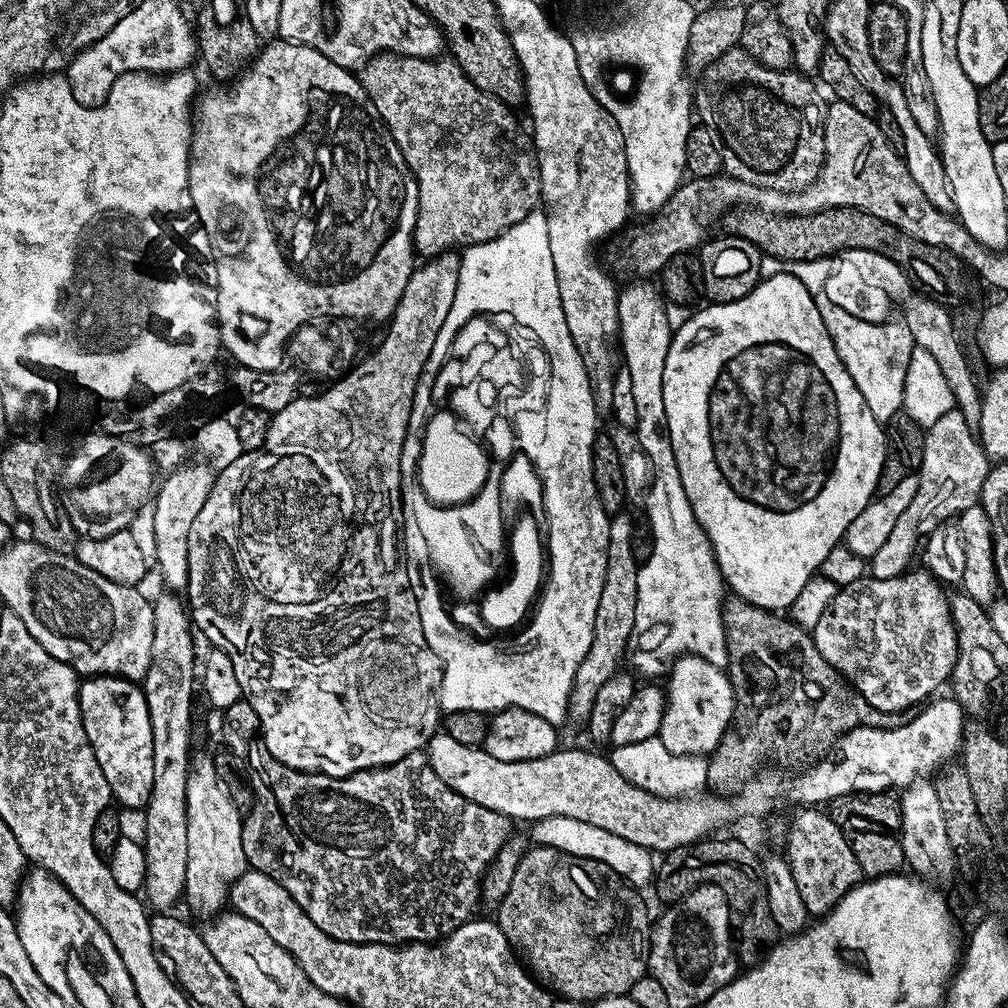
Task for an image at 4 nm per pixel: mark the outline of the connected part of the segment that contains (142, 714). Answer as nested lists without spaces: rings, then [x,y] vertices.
[[[94,676],[81,683],[79,701],[82,726],[94,750],[94,758],[98,758],[98,766],[102,766],[102,774],[106,774],[112,800],[121,809],[147,808],[150,790],[154,786],[154,734],[150,726],[150,710],[146,706],[143,687],[131,680],[124,680],[121,676]]]

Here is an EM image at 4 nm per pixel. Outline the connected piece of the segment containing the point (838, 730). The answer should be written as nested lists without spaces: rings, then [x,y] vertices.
[[[739,598],[725,599],[722,611],[728,655],[726,671],[736,705],[731,724],[708,760],[707,787],[713,793],[728,794],[739,789],[761,771],[764,765],[760,764],[768,759],[800,760],[804,756],[804,748],[831,749],[845,732],[852,732],[855,728],[897,728],[904,724],[905,713],[883,712],[870,706],[870,702],[866,702],[866,698],[862,698],[862,694],[834,666],[830,666],[826,658],[822,658],[818,646],[812,641],[811,631],[800,627],[787,615],[759,608]]]

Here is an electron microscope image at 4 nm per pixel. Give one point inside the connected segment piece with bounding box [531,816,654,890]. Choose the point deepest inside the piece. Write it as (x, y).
(633, 863)

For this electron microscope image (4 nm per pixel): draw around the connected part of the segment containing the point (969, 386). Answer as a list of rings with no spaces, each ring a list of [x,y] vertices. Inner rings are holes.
[[[928,294],[919,295],[909,295],[903,301],[902,323],[910,330],[913,345],[926,350],[926,354],[930,354],[934,362],[938,362],[938,370],[942,370],[942,378],[946,378],[946,386],[950,386],[955,407],[964,415],[966,422],[973,426],[979,425],[982,388],[979,383],[976,385],[976,378],[964,358],[959,342],[956,341],[956,332],[952,329],[952,316],[948,313],[951,311],[939,299]]]

